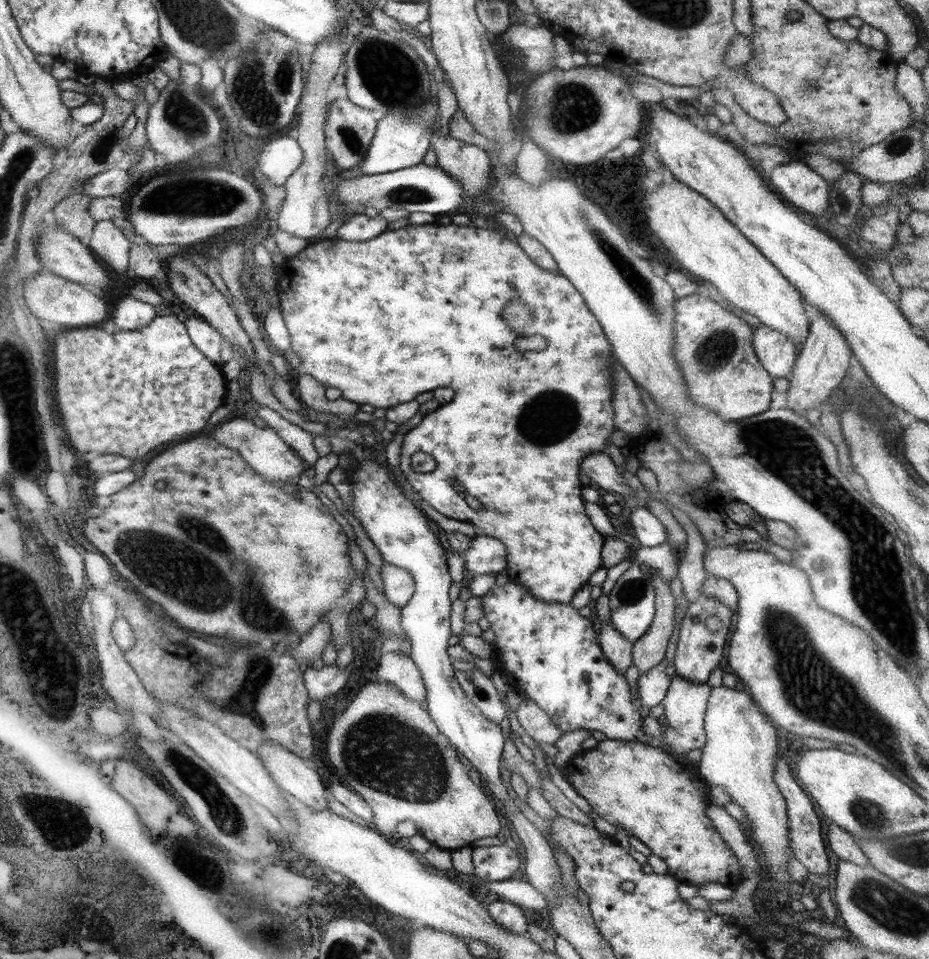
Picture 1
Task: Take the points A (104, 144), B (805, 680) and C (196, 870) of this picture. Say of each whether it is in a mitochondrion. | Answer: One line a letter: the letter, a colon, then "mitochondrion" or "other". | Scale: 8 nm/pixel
A: mitochondrion
B: mitochondrion
C: other

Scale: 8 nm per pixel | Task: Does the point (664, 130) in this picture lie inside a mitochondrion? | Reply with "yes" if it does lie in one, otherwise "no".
no

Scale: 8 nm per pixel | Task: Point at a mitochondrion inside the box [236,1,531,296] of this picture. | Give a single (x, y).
(389, 72)

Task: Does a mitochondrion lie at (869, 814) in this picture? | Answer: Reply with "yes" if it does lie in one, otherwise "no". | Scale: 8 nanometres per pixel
yes

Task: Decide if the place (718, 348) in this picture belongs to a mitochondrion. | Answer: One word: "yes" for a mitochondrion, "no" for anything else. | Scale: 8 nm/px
yes

